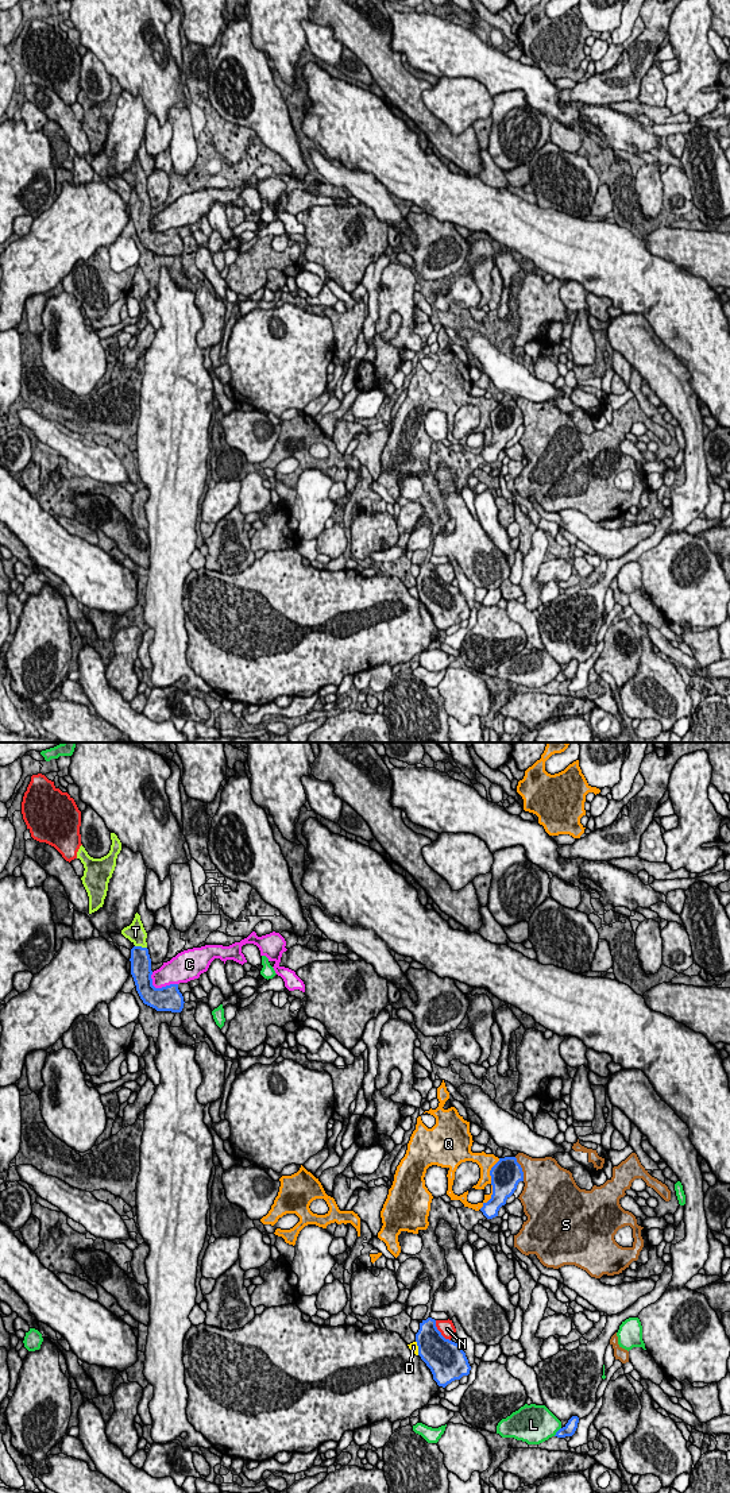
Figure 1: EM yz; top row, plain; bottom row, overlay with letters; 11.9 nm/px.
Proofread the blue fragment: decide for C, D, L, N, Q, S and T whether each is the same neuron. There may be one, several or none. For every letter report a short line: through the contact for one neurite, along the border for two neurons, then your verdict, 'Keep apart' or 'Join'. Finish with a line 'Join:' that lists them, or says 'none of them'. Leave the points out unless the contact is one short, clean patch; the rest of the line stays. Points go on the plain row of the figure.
C: Keep apart
D: Keep apart
L: Keep apart
N: Keep apart
Q: Keep apart
S: Keep apart
T: Line: yz (141, 207), (141, 191), (135, 176). Join
Join: T

